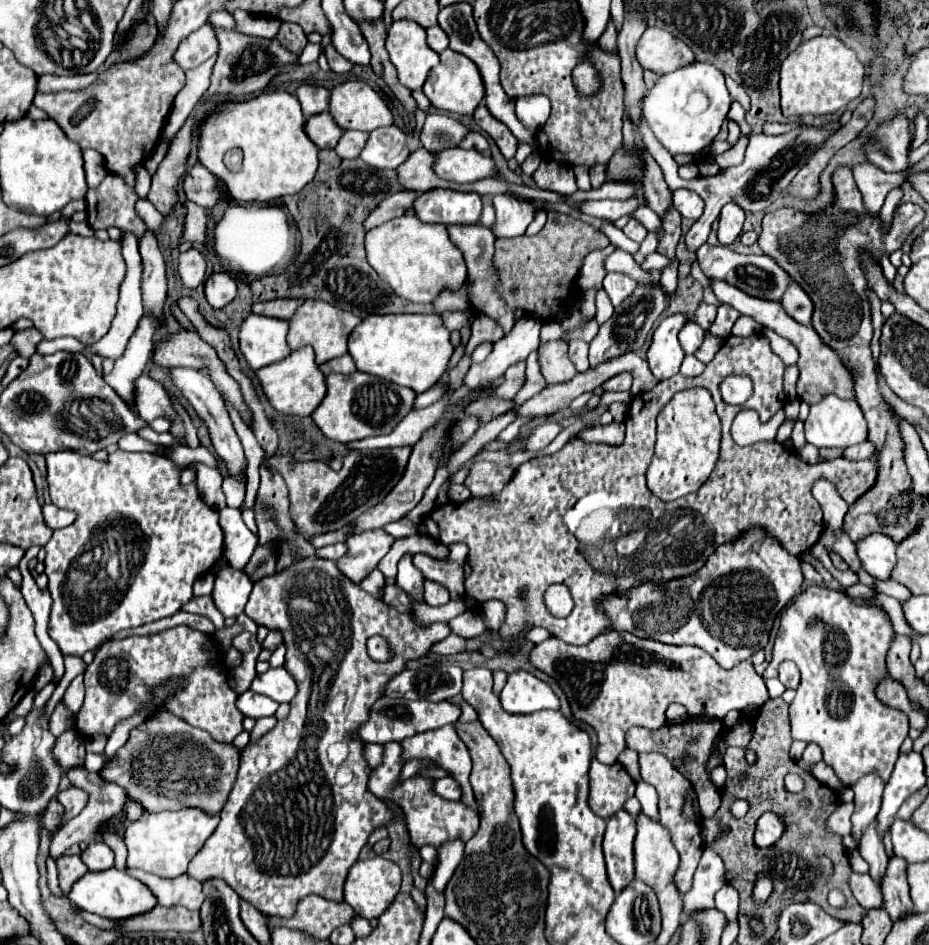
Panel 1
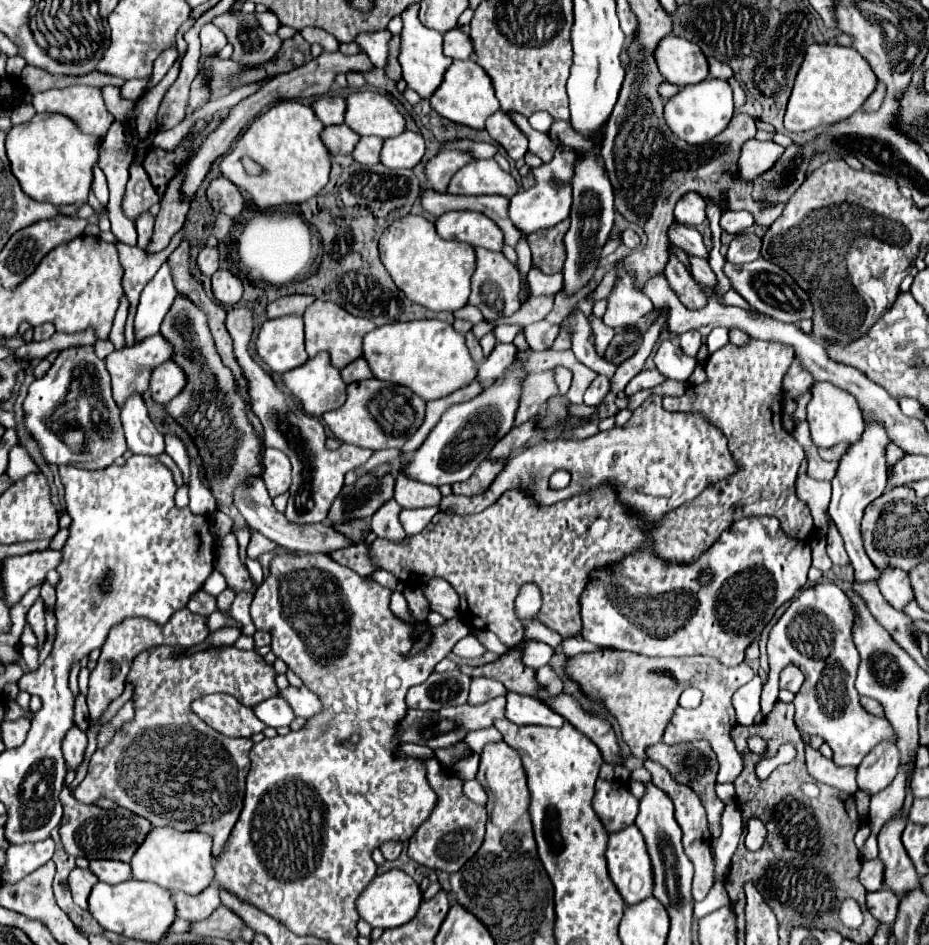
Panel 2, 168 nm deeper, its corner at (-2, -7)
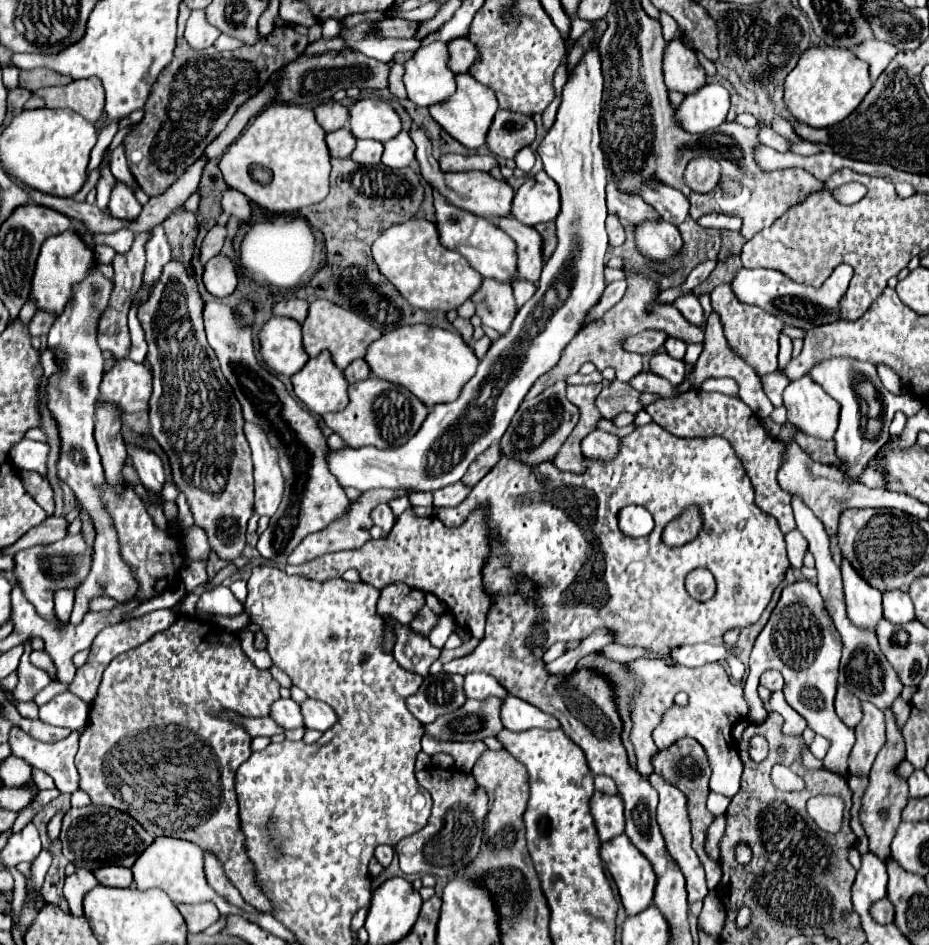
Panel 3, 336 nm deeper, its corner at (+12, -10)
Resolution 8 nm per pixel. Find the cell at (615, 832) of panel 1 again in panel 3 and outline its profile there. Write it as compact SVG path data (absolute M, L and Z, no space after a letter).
M618 835L616 839L604 843L600 855L602 855L602 859L604 859L616 887L618 887L622 905L626 907L626 913L628 915L642 913L652 903L654 887L656 887L656 873L654 873L650 861L632 845L632 841L626 835Z

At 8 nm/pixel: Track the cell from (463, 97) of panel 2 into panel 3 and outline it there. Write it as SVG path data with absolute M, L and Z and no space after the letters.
M456 75L456 83L458 83L456 95L452 95L452 99L446 99L444 103L438 103L436 107L430 107L430 115L442 125L442 129L448 135L452 135L464 147L474 151L486 143L486 133L498 111L498 99L490 87L482 85L472 75Z

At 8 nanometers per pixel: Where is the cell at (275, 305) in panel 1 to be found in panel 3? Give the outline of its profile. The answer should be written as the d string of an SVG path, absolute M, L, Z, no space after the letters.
M304 299L278 301L274 307L274 315L284 315L290 319L296 319L298 323L304 323L304 319L308 315L308 301L304 301Z

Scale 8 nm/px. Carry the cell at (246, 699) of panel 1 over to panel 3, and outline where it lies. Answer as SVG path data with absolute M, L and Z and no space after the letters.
M278 699L272 705L272 719L278 721L278 725L286 727L286 729L296 729L296 727L304 727L304 715L300 705L294 699Z

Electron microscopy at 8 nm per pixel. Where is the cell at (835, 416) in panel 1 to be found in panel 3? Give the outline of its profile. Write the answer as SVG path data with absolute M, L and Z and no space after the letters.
M804 375L784 389L788 423L818 439L832 439L838 427L838 403L810 375Z

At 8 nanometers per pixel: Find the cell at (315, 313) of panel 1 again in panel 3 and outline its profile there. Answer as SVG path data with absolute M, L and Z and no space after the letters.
M326 299L310 303L308 319L302 323L302 333L304 333L304 349L308 351L310 357L316 357L324 349L328 349L328 351L332 351L334 363L340 369L346 369L348 363L352 363L358 357L364 357L366 347L382 337L382 333L376 327L372 327L370 323L366 323L360 315L356 315L354 311L348 311L344 307L338 307L336 303L326 301Z

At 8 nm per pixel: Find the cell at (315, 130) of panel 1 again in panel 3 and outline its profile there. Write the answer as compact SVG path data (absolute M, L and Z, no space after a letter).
M340 129L336 133L328 133L326 143L332 157L350 157L356 147L356 137L350 133L350 129Z

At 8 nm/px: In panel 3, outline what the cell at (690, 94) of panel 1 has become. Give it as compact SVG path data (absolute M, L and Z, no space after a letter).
M708 83L682 101L676 109L676 121L688 133L706 133L726 121L728 109L730 93L718 83Z

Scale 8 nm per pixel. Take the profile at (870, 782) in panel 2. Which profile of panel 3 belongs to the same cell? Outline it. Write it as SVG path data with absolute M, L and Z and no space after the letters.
M862 701L862 721L854 727L856 745L850 753L850 771L852 773L868 773L880 747L884 745L884 713L872 705Z

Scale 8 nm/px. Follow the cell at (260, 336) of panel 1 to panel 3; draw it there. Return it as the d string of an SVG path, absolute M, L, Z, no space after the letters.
M272 317L260 331L260 353L266 365L286 377L292 377L308 363L302 345L302 327L290 317Z

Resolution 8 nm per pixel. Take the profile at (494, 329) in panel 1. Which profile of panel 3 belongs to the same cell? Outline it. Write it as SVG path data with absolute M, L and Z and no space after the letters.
M518 281L518 283L512 283L514 287L514 295L516 295L516 305L524 305L534 293L536 293L536 285L530 283L530 281Z

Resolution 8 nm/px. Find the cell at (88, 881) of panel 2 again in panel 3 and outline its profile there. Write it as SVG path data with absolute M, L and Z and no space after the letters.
M78 869L74 875L66 877L66 883L64 883L64 897L70 905L70 911L74 915L80 915L82 913L82 899L84 895L94 889L98 885L96 877L92 871L84 871L84 869Z

